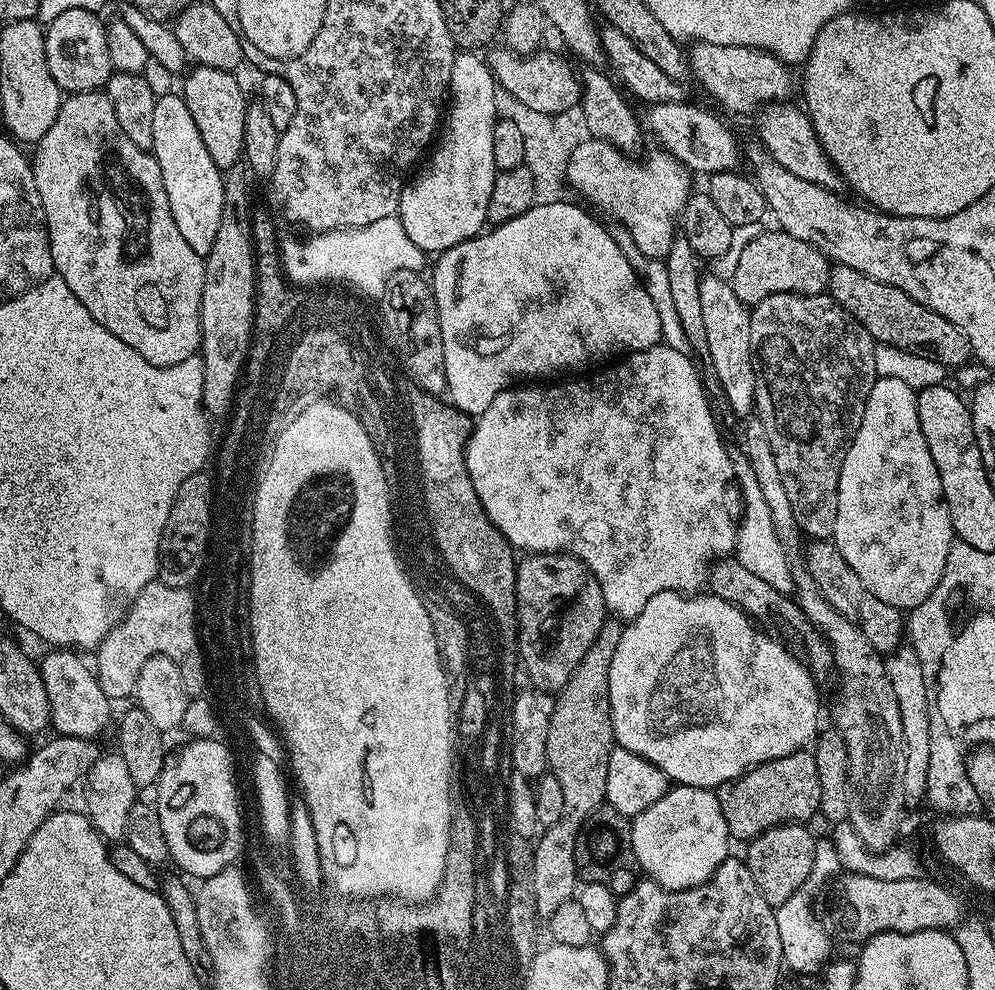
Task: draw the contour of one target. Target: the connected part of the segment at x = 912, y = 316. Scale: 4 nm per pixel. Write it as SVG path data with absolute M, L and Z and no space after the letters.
M833 263L828 269L826 292L872 335L876 344L923 352L925 356L932 356L949 369L970 360L968 343L954 326L954 322L946 322L942 314L922 306L917 300L910 298L910 294L894 286L878 282L845 264Z

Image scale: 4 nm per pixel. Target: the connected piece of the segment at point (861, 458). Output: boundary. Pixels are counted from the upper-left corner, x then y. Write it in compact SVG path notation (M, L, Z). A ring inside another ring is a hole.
M877 376L856 431L848 441L836 491L838 522L834 522L834 543L837 550L874 598L882 598L882 602L890 602L890 606L901 610L917 608L934 586L938 586L942 570L946 570L946 554L950 554L954 539L942 494L942 478L938 478L938 466L934 466L930 446L926 446L922 434L917 397L917 389L901 379Z

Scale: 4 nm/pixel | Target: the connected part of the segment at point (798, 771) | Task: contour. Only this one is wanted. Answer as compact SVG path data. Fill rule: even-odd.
M801 750L793 756L762 763L736 780L728 780L716 789L719 806L731 839L749 842L764 832L788 826L790 822L804 822L816 816L821 802L820 778L815 755Z

